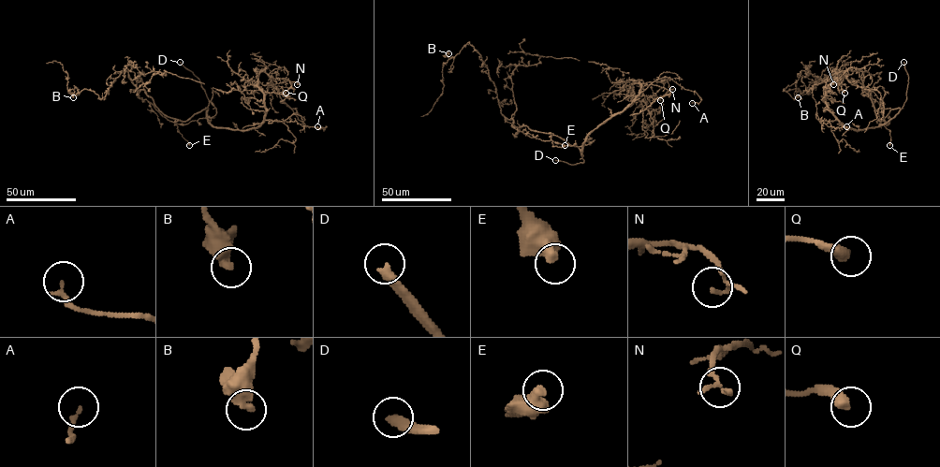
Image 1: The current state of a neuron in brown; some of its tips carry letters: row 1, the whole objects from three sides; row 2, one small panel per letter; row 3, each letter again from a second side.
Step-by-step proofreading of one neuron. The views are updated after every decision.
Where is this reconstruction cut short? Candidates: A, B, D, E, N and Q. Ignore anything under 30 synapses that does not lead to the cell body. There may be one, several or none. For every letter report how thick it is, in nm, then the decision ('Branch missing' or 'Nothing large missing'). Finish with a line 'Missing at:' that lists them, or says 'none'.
A: Thickness 170 nm. Nothing large missing
B: Thickness 440 nm. Nothing large missing
D: Thickness 320 nm. Branch missing
E: Thickness 500 nm. Nothing large missing
N: Thickness 140 nm. Nothing large missing
Q: Thickness 400 nm. Nothing large missing
Missing at: D

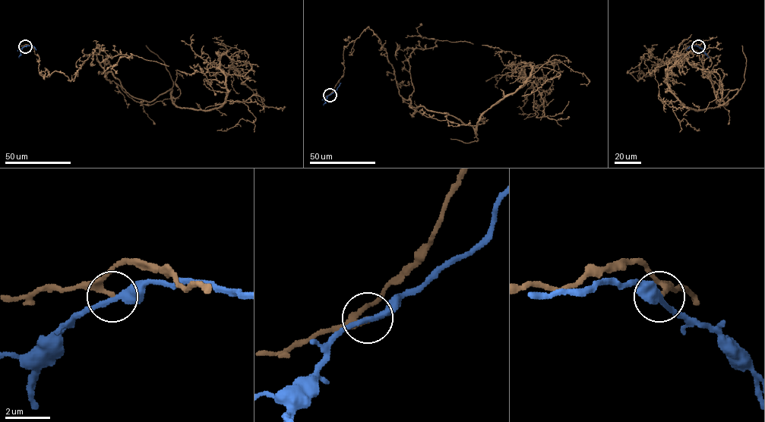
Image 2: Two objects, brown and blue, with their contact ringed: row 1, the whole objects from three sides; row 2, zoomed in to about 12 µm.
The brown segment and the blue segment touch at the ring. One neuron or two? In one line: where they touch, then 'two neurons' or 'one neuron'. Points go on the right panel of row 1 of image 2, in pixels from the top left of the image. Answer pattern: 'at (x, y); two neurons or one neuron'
at (698, 46); two neurons

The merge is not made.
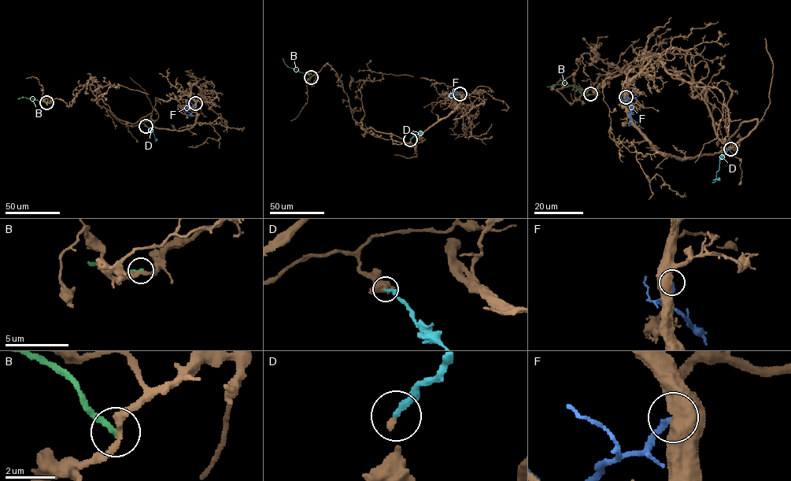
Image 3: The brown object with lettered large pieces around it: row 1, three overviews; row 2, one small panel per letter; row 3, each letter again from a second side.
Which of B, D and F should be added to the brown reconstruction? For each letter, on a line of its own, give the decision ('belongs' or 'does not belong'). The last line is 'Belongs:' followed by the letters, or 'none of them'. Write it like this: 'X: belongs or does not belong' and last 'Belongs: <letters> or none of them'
B: does not belong
D: belongs
F: does not belong
Belongs: D

